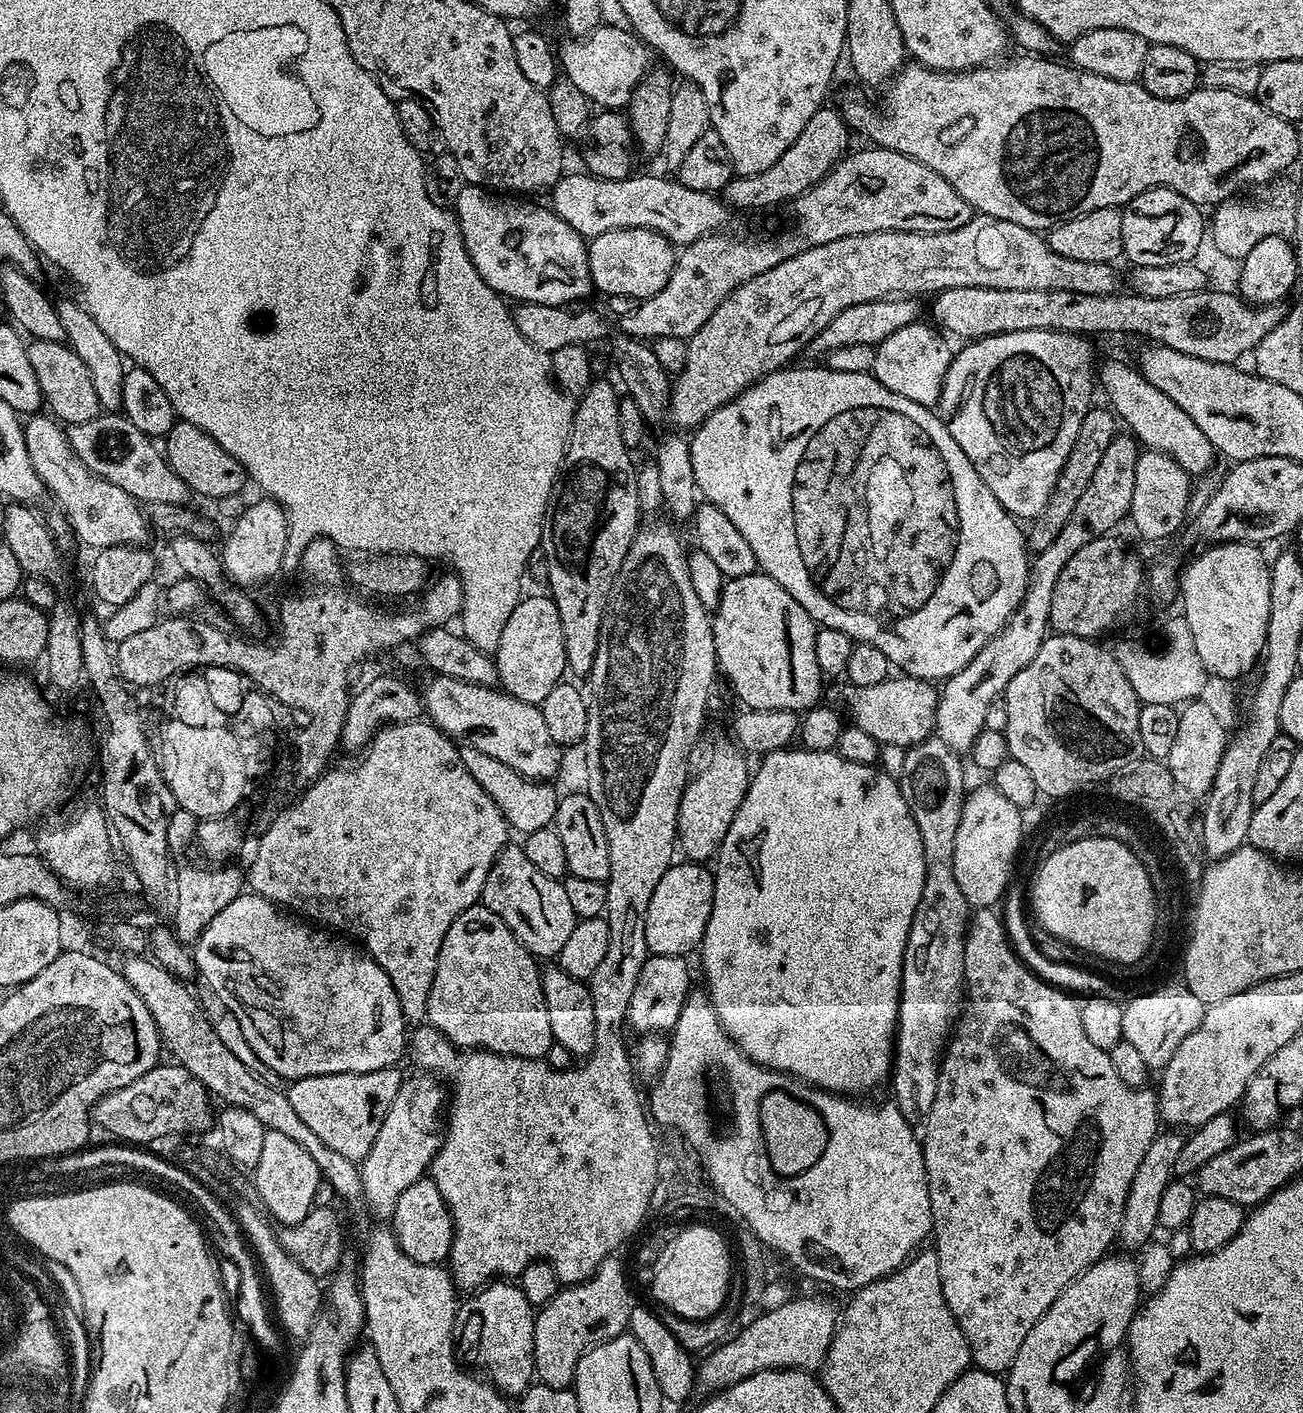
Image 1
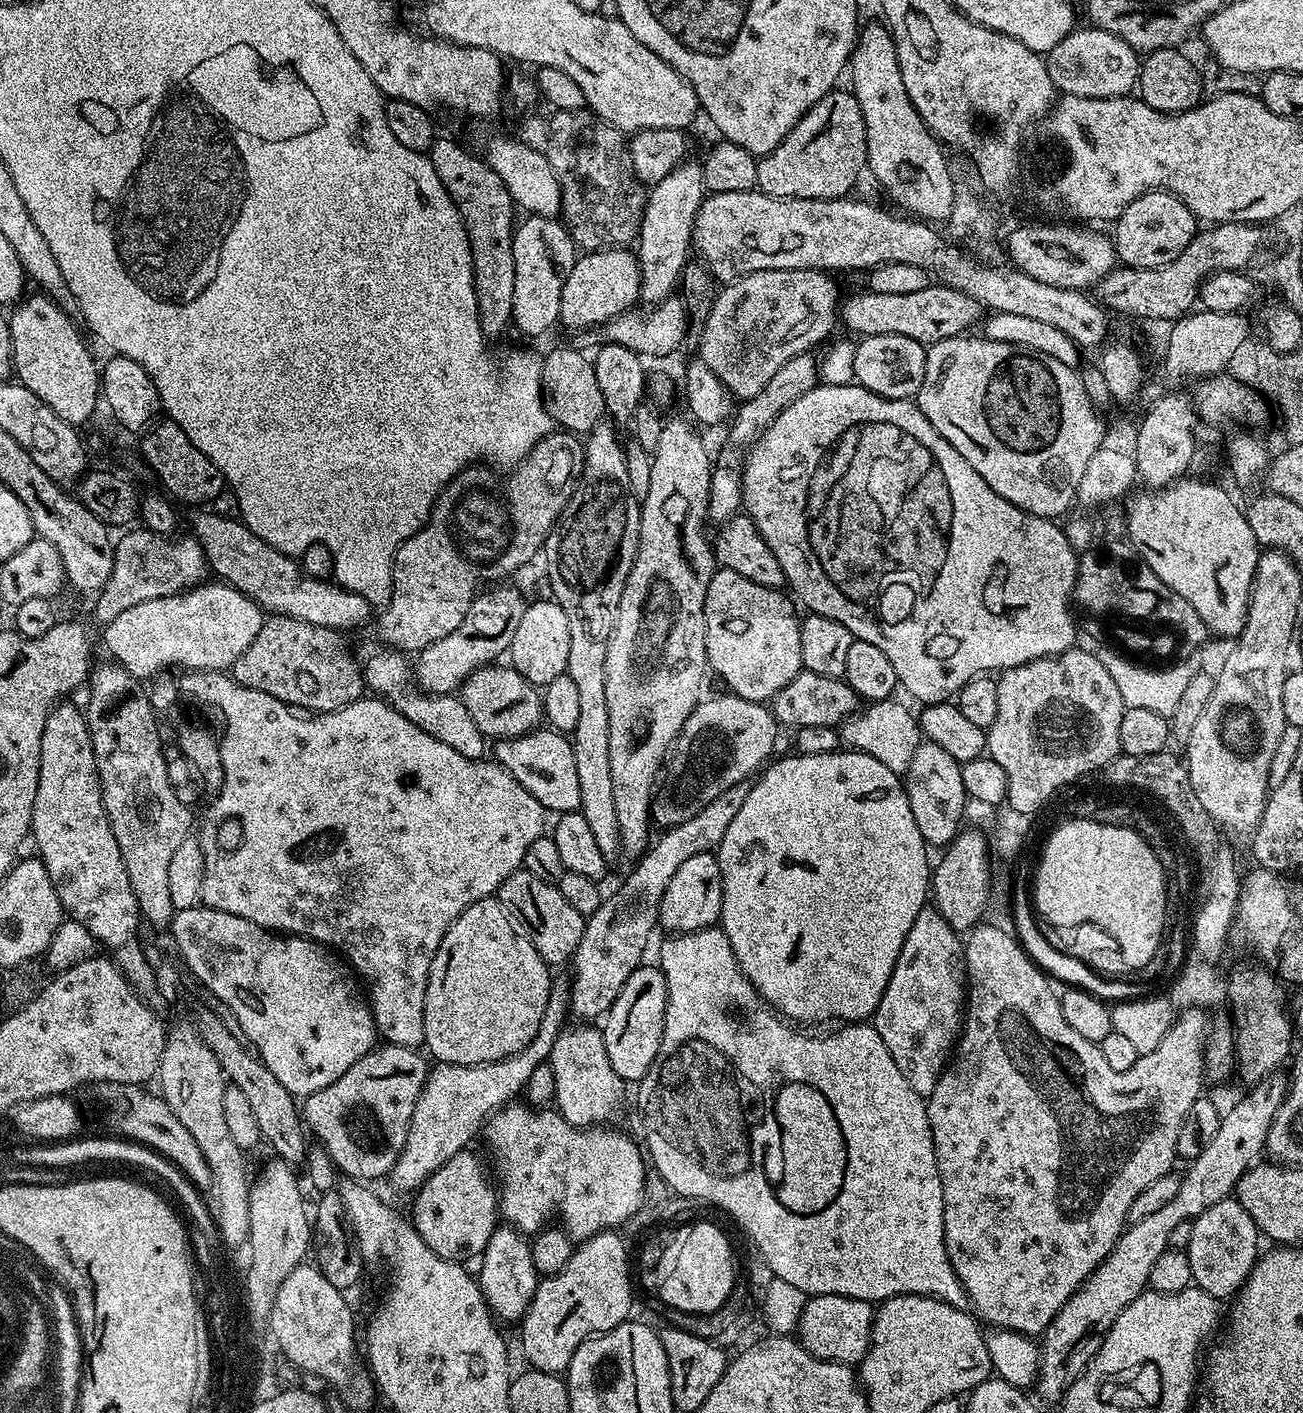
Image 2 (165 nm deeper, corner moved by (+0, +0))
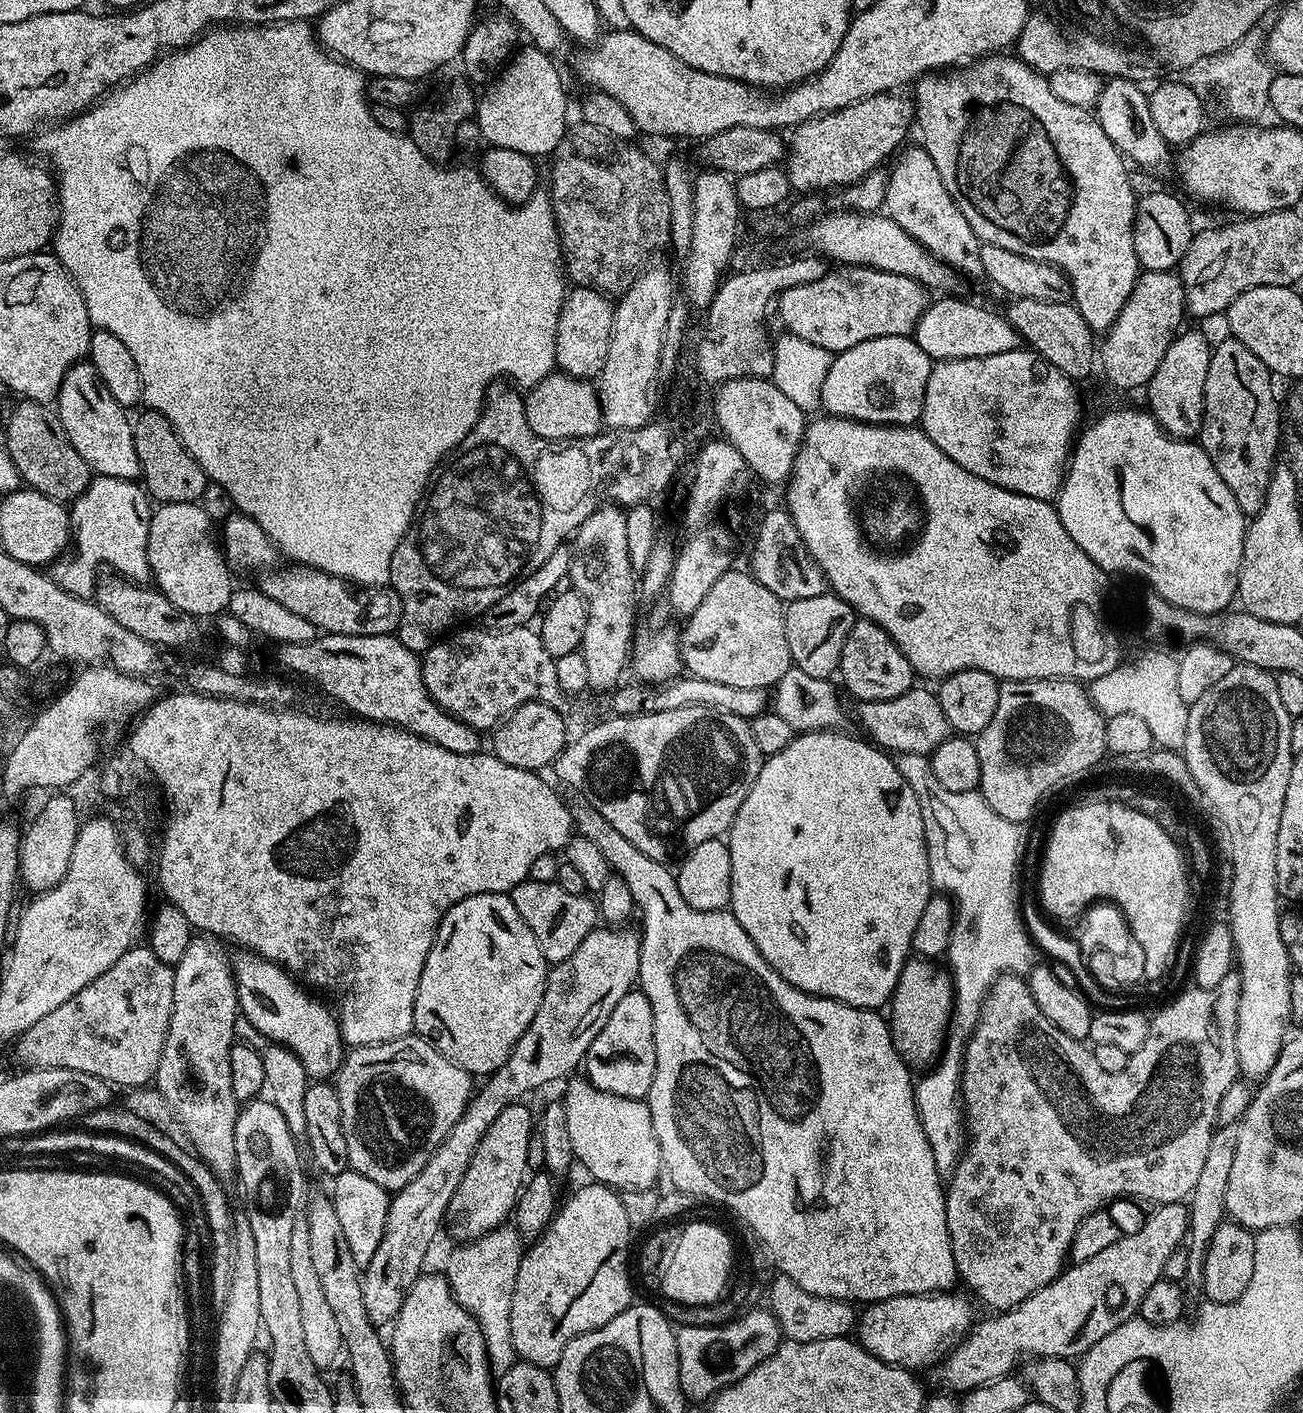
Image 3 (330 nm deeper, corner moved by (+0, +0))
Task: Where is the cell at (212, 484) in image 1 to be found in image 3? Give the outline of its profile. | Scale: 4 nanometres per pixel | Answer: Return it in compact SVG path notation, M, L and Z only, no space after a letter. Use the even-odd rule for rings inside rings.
M144 410L140 417L135 417L132 433L134 450L138 450L142 484L147 495L160 504L197 503L210 483L208 475L182 446L178 434L174 434L174 426L170 426L166 417L151 410Z

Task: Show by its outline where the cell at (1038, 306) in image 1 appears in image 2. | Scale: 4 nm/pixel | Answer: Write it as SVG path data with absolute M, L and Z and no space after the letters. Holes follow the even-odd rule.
M933 282L926 290L917 290L914 294L874 294L867 290L860 290L857 296L852 296L843 301L838 308L838 316L852 332L860 332L861 337L885 336L894 334L895 336L905 336L914 342L925 346L934 342L942 342L946 338L965 335L969 330L981 323L982 305L968 294L962 294L953 288L947 288L945 284Z

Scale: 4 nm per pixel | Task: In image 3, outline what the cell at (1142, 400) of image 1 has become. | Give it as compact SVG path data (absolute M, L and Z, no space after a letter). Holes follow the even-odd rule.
M936 298L929 303L928 309L916 323L914 339L916 345L934 362L941 360L961 360L962 358L986 358L990 354L1006 354L1010 350L1021 347L1022 341L1018 330L1010 326L1007 315L991 312L988 308L979 308L968 300L948 300L952 298Z

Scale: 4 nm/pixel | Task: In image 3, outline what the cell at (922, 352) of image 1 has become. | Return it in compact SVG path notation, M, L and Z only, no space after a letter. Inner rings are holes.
M887 336L858 342L850 350L833 355L830 374L826 374L826 386L822 386L822 408L829 416L841 416L847 420L860 420L863 424L899 424L912 426L924 415L926 382L934 361L916 345L915 339L906 336Z

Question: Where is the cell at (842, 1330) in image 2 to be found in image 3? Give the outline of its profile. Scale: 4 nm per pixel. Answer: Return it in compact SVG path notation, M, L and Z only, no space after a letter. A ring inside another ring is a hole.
M934 1292L927 1296L895 1296L875 1301L863 1309L864 1313L859 1313L854 1328L855 1339L867 1352L874 1354L874 1358L887 1364L909 1370L931 1369L973 1327L973 1301L967 1295L956 1295L952 1292Z

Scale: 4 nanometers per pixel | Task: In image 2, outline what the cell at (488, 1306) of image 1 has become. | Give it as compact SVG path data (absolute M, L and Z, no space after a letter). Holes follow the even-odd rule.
M497 1226L494 1234L490 1234L490 1242L486 1242L486 1250L479 1257L480 1272L478 1271L478 1283L484 1300L488 1303L488 1310L497 1321L519 1321L536 1293L538 1273L532 1257L532 1245L529 1237L511 1226Z

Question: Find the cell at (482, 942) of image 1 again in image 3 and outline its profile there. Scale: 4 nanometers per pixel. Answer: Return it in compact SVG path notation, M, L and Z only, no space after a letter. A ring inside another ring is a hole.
M487 892L462 898L462 902L440 920L430 954L426 954L426 966L422 966L418 994L415 995L413 1029L473 1076L492 1075L506 1063L518 1039L533 1021L540 997L545 992L549 967L530 926L522 922L511 895Z

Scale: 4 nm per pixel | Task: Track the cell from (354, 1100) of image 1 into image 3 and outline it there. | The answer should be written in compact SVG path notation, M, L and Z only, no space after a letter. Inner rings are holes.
M409 1034L390 1042L367 1044L361 1048L353 1047L345 1055L344 1063L340 1065L334 1076L334 1083L338 1090L338 1106L342 1106L340 1121L342 1122L342 1134L346 1134L346 1154L348 1155L349 1169L370 1178L370 1182L378 1182L378 1186L389 1190L406 1186L406 1182L413 1180L422 1170L422 1166L426 1166L426 1162L430 1162L434 1150L438 1150L438 1146L450 1134L450 1130L456 1125L458 1118L462 1118L462 1114L468 1109L468 1102L474 1095L474 1084L472 1088L472 1082L474 1082L474 1076L471 1073L444 1056L436 1045L429 1043L421 1035Z

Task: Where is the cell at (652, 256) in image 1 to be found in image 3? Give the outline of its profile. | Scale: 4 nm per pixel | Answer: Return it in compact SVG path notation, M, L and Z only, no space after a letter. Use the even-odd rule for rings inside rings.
M576 286L565 295L556 331L555 367L559 371L579 380L591 381L599 377L606 362L606 354L610 350L613 311L613 301L596 288Z

